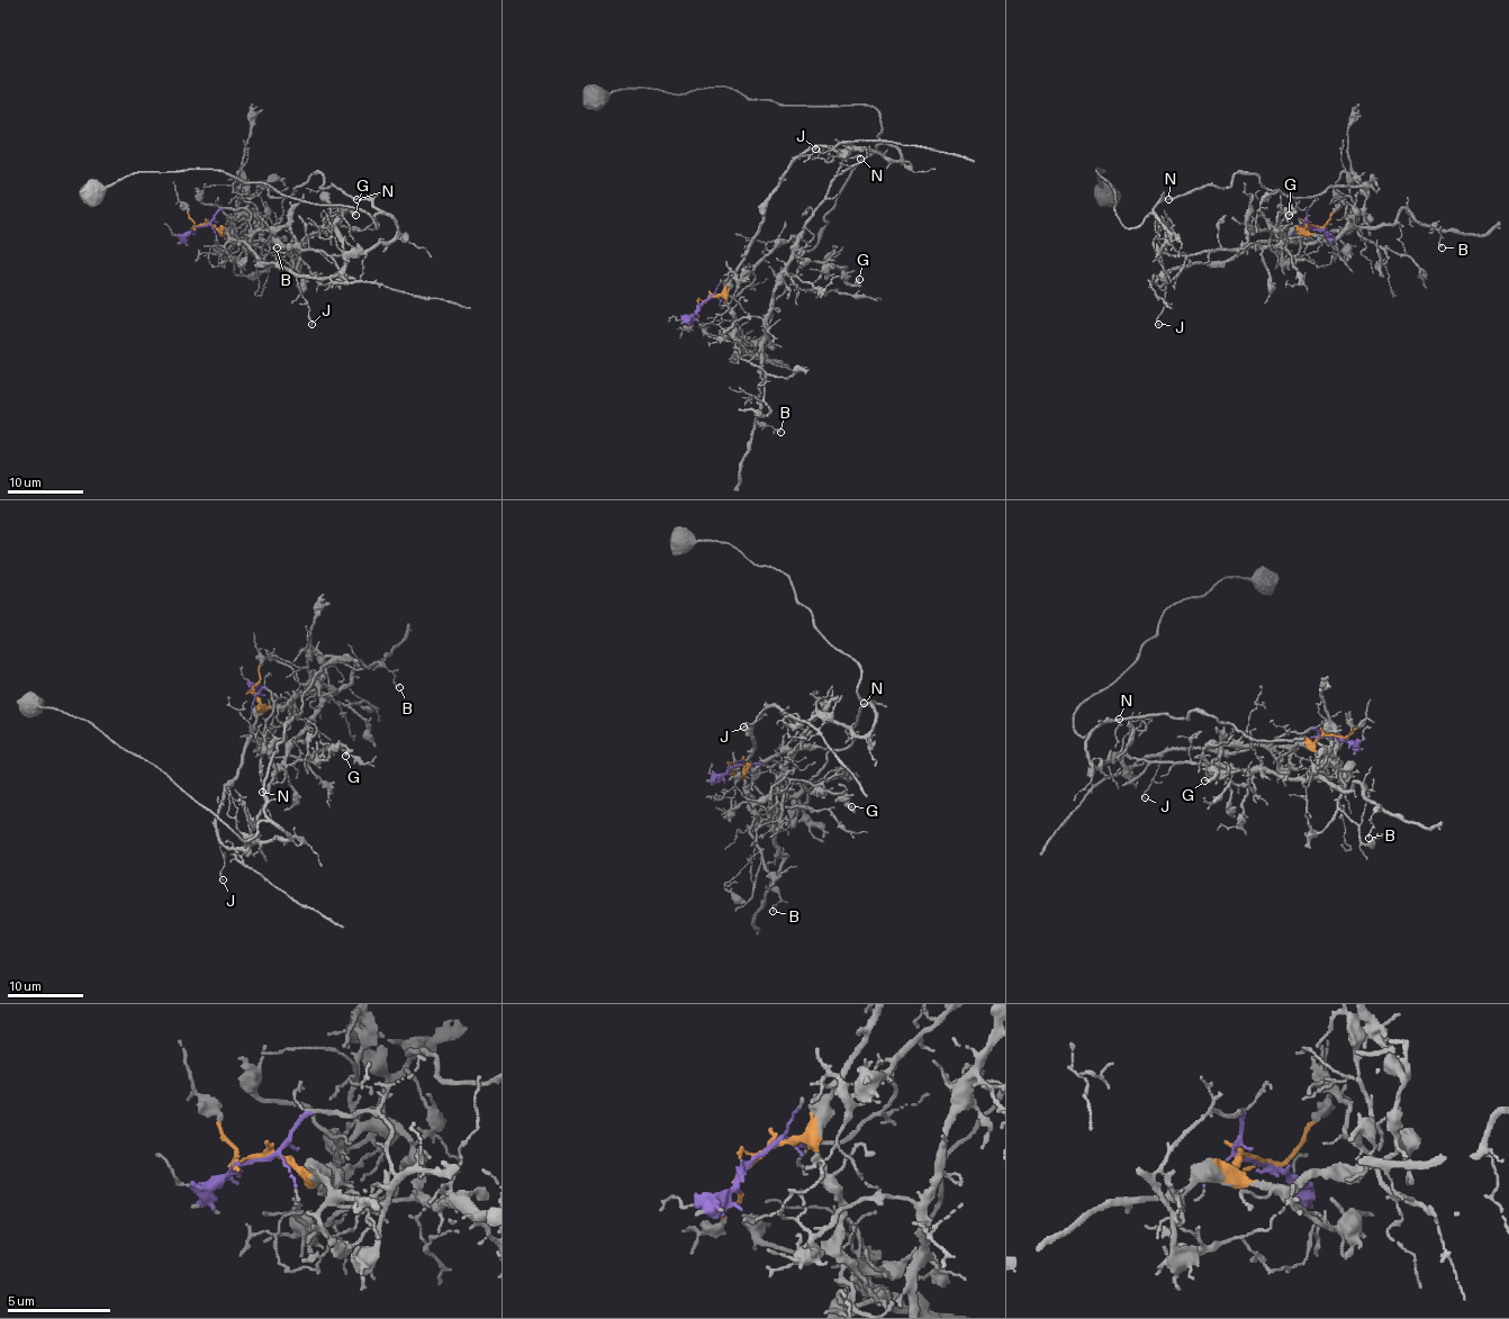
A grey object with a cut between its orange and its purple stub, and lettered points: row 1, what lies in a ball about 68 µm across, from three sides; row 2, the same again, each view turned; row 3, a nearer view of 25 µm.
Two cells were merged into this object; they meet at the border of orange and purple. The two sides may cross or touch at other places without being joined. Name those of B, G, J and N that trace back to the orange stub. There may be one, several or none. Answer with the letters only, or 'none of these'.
J, N

